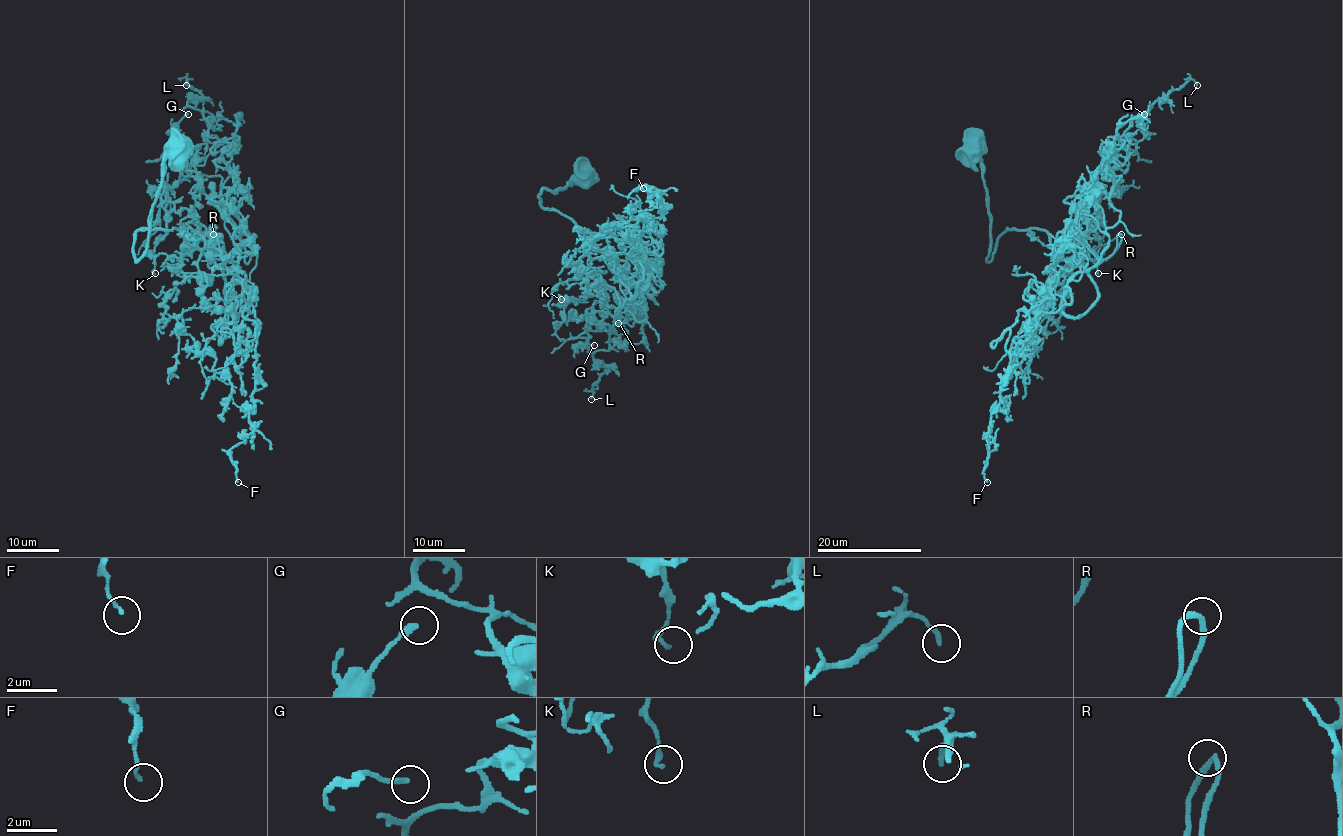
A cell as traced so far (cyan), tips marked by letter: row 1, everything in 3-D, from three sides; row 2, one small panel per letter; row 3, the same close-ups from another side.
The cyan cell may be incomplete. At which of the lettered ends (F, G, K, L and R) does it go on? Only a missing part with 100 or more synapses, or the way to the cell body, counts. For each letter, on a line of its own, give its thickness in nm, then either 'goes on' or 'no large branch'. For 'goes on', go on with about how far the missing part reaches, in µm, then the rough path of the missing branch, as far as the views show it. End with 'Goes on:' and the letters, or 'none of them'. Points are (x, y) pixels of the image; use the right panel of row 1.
F: 120 nm | no large branch
G: 200 nm | no large branch
K: 190 nm | no large branch
L: 200 nm | no large branch
R: 200 nm | no large branch
Goes on: none of them

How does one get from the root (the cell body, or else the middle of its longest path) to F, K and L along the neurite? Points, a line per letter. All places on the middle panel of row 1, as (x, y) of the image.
F: (584, 179), (539, 203), (611, 260), (638, 259), (631, 212), (659, 191), (643, 188)
K: (584, 179), (544, 188), (539, 203), (565, 214), (611, 262), (625, 301), (607, 285), (561, 299)
L: (584, 179), (539, 203), (611, 260), (638, 258), (651, 288), (594, 354), (607, 370), (591, 399)

